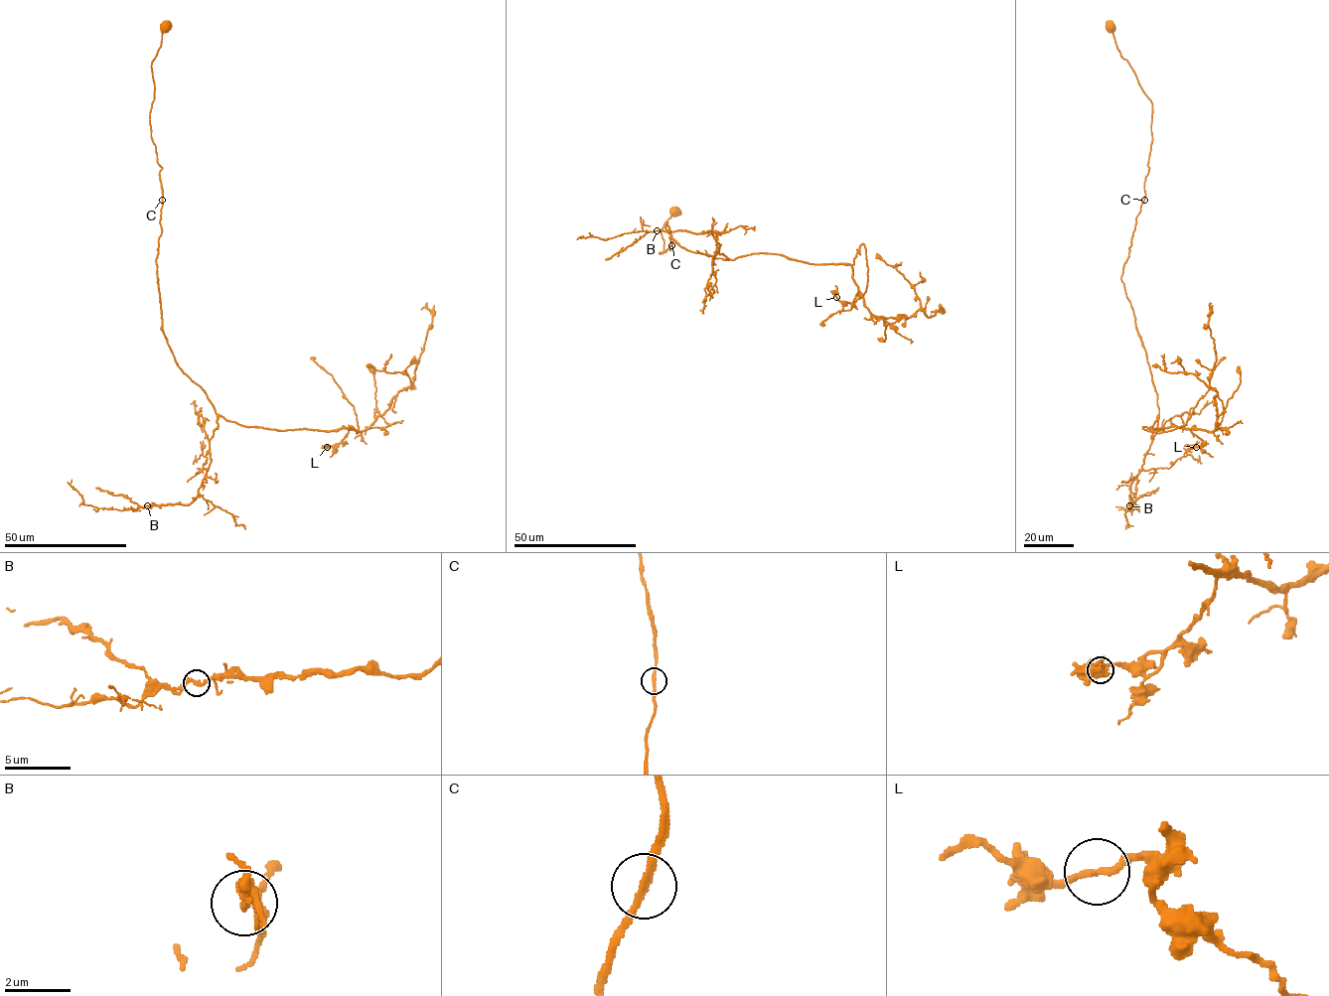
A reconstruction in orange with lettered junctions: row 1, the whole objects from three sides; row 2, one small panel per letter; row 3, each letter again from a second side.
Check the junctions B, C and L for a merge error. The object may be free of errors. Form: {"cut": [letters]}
{"cut": []}

